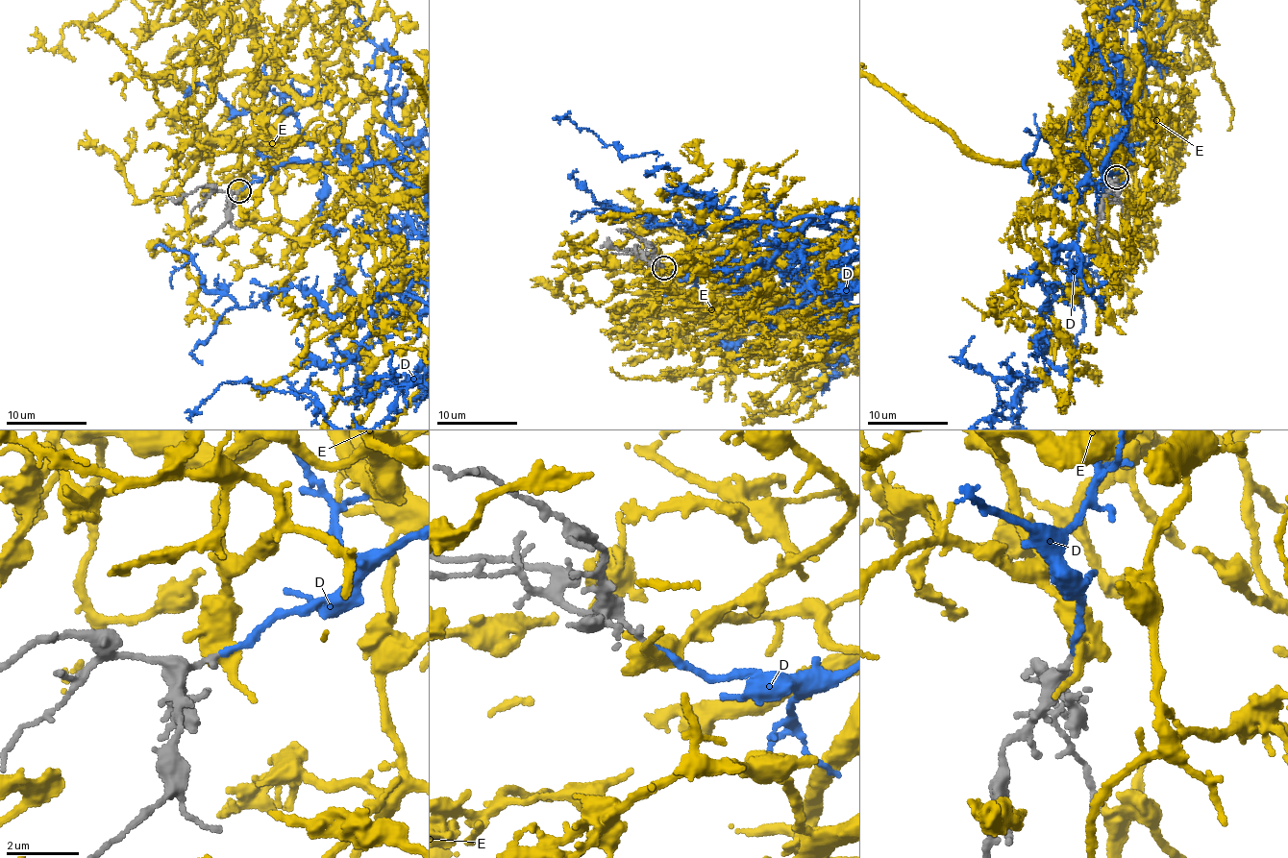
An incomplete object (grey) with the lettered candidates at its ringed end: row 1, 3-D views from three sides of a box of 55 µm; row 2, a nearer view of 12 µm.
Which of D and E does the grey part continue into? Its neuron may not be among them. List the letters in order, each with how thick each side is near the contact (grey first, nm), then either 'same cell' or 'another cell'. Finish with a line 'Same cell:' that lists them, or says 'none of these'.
D: 170 nm thick on the grey side, 150 nm on the other; same cell
E: 190 nm thick on the grey side, 360 nm on the other; another cell
Same cell: D

